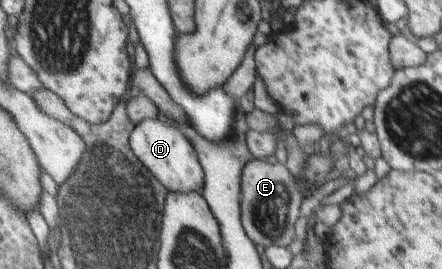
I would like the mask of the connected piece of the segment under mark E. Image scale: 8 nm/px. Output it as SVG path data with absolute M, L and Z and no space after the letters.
M249 158L240 172L240 223L246 237L257 246L286 247L294 238L295 220L299 216L299 205L302 199L300 192L296 189L294 178L287 171L283 163L270 164L256 158Z

